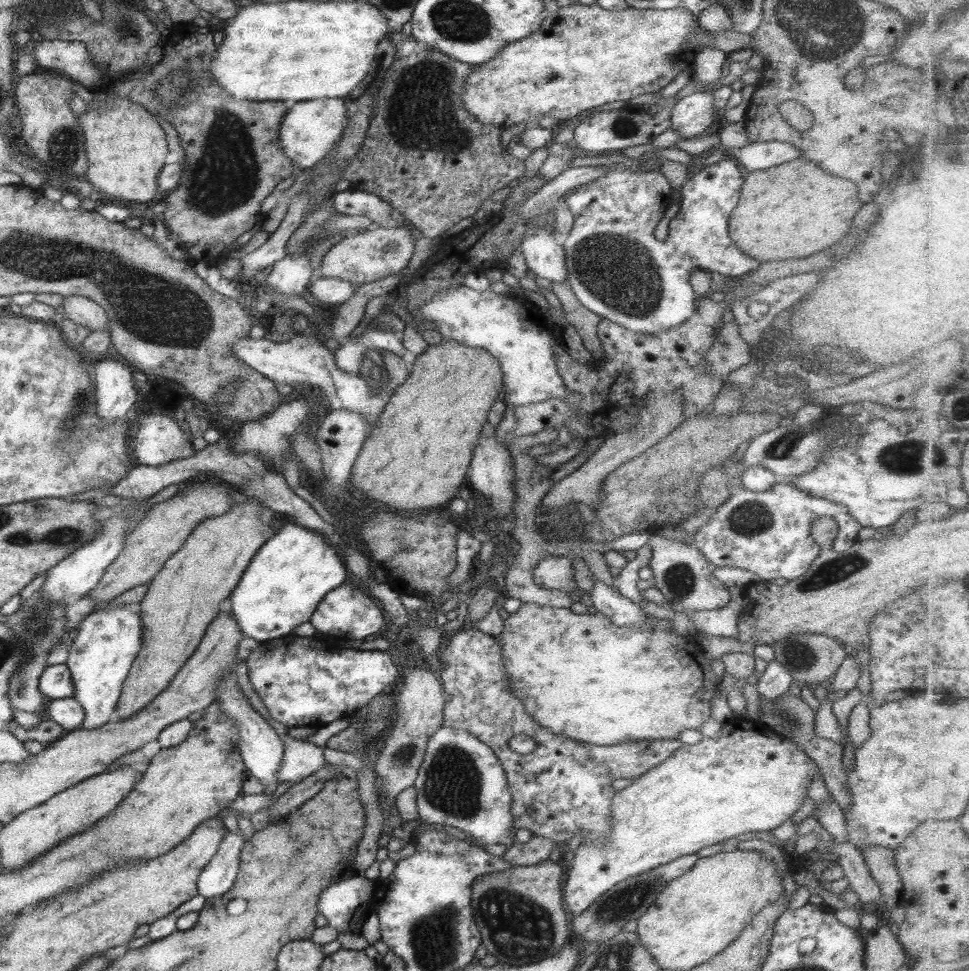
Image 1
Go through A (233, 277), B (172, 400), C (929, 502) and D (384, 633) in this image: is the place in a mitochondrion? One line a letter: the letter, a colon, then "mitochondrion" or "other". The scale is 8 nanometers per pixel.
A: other
B: other
C: other
D: other

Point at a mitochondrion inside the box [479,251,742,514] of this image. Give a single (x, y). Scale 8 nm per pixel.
(636, 402)

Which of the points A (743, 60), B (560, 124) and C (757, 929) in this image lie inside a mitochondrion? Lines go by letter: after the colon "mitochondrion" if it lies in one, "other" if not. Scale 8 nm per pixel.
A: other
B: other
C: other

